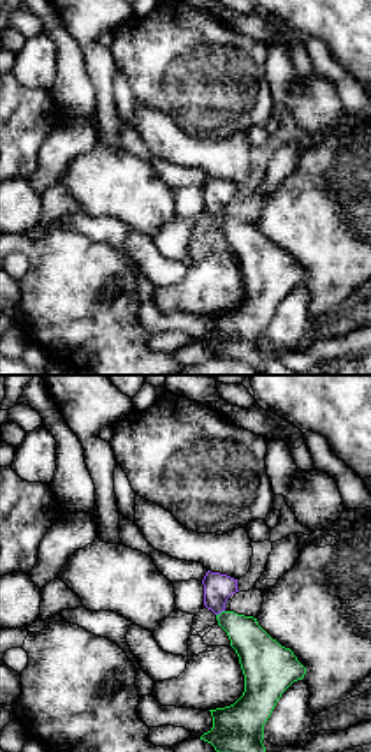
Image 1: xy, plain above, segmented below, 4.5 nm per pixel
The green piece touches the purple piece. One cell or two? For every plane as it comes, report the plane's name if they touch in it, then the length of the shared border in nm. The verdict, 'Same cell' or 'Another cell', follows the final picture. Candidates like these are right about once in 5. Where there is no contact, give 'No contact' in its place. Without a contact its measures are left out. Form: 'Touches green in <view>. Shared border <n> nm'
Touches green in xy. Shared border 50 nm

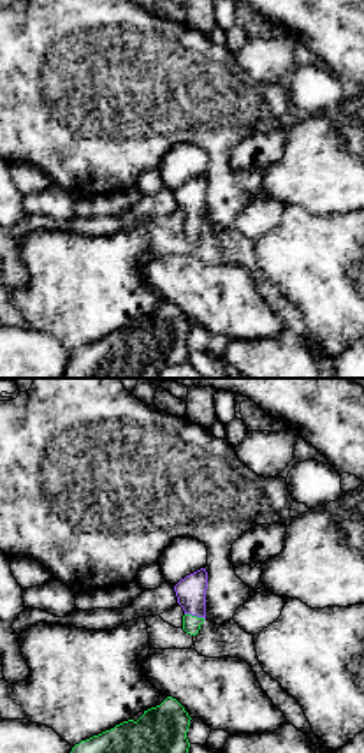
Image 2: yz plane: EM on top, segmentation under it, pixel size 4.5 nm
Touches green in yz. Shared border 100 nm

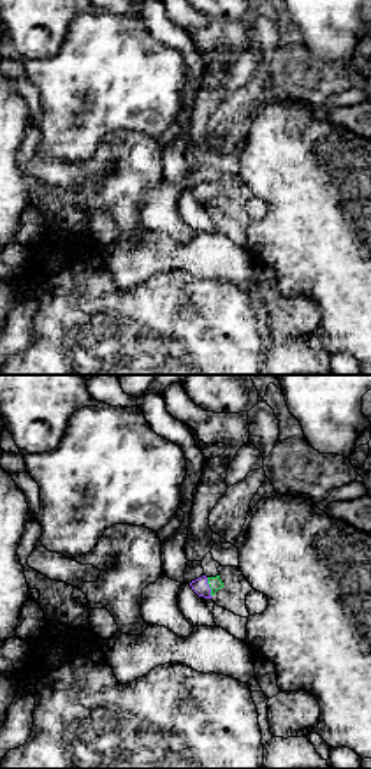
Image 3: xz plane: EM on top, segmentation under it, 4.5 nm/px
Touches green in xz. Shared border 100 nm

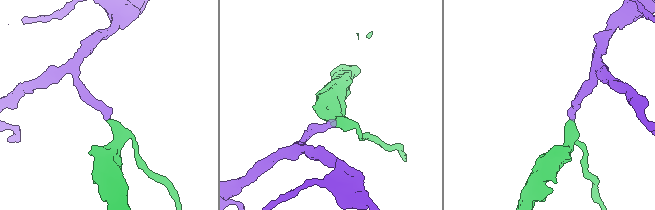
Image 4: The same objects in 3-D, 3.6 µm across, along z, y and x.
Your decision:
Same cell

